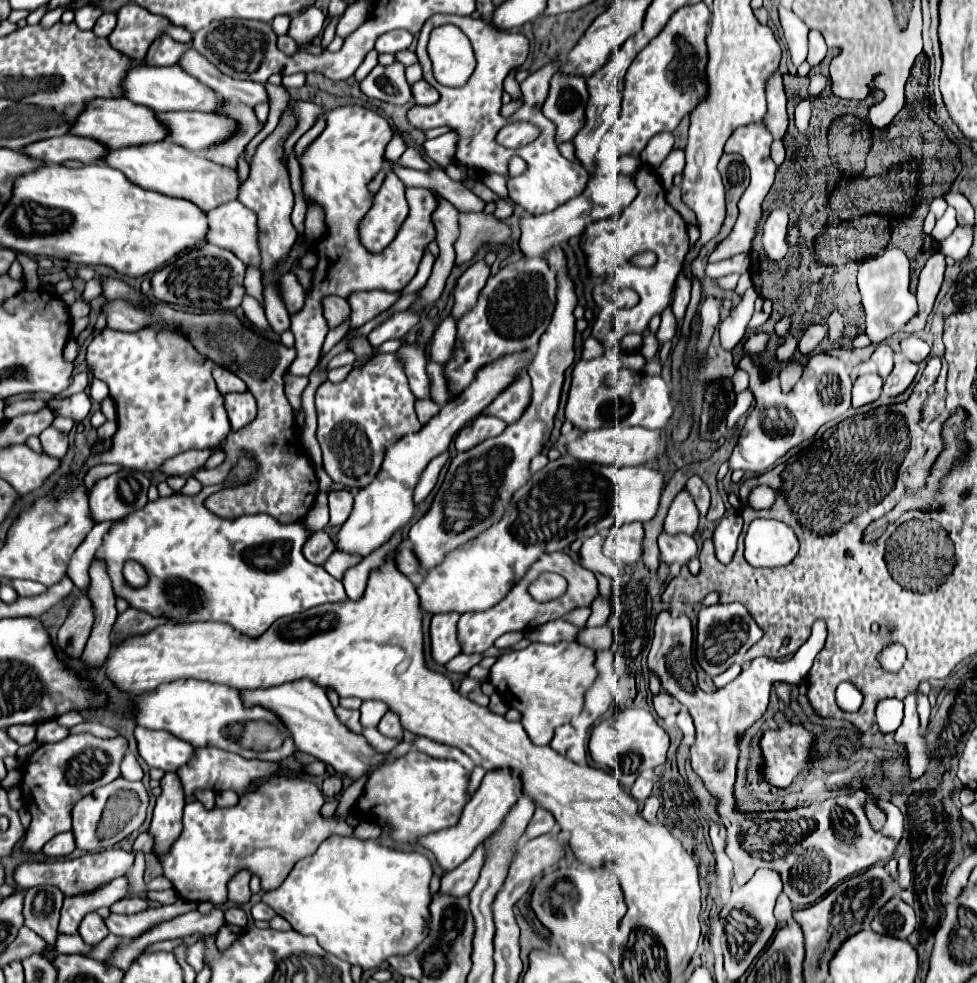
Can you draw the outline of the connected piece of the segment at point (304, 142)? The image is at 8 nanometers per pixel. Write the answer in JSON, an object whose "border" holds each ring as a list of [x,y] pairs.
{"border":[[[318,118],[318,122],[316,122],[316,124],[314,124],[314,126],[312,126],[312,128],[310,128],[310,130],[296,142],[296,146],[294,146],[296,154],[302,154],[304,148],[306,148],[306,146],[308,146],[308,144],[310,144],[322,130],[324,130],[324,118]]]}

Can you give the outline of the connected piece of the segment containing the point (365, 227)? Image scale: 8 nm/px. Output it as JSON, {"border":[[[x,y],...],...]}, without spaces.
{"border":[[[384,178],[384,184],[374,198],[374,206],[360,224],[362,244],[372,252],[380,252],[394,240],[398,226],[406,216],[408,204],[404,200],[404,184],[400,178]]]}

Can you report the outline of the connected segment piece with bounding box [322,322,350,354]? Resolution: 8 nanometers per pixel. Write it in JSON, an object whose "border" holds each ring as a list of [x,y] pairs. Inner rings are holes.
{"border":[[[348,322],[342,324],[342,326],[334,328],[334,330],[329,330],[328,336],[326,336],[326,340],[324,340],[324,346],[322,346],[322,354],[328,354],[328,352],[342,340],[344,334],[346,334],[346,330],[350,330]]]}

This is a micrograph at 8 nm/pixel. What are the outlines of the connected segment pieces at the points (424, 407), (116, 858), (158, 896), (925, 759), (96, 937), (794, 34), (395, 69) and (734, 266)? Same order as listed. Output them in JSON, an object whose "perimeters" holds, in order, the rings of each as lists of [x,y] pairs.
{"perimeters":[[[[416,400],[416,414],[418,414],[418,420],[420,420],[422,424],[426,424],[438,410],[440,410],[440,406],[438,406],[436,402]]],[[[104,850],[104,852],[94,852],[94,854],[84,854],[76,860],[58,860],[58,862],[22,862],[20,866],[14,868],[14,882],[16,886],[28,890],[32,886],[40,886],[40,884],[52,884],[58,886],[64,896],[74,896],[74,894],[82,894],[82,892],[92,892],[96,890],[100,884],[114,880],[118,876],[124,876],[130,866],[132,866],[134,858],[130,852],[126,850]]],[[[164,890],[164,892],[146,892],[146,898],[148,898],[148,900],[156,900],[156,902],[160,902],[160,904],[172,904],[172,902],[178,898],[178,894],[176,894],[174,890]]],[[[928,682],[918,684],[916,690],[912,690],[904,698],[904,720],[900,728],[894,734],[894,740],[902,744],[908,756],[908,766],[910,766],[910,778],[918,780],[928,772],[930,766],[930,754],[928,754],[928,744],[926,738],[920,734],[920,720],[918,720],[918,710],[916,710],[916,700],[920,694],[930,694],[931,686]]],[[[92,912],[92,914],[84,916],[84,920],[80,922],[78,934],[82,936],[82,940],[86,944],[98,944],[108,936],[108,928],[104,924],[104,918],[98,916],[96,912]]],[[[780,6],[780,24],[784,28],[784,40],[788,44],[794,66],[806,62],[808,56],[808,26],[790,10]]],[[[394,62],[390,66],[376,66],[362,82],[360,88],[366,96],[390,102],[390,104],[406,104],[412,100],[410,84],[404,78],[404,64]]],[[[736,254],[728,260],[722,260],[722,262],[708,262],[706,266],[706,276],[708,278],[722,278],[722,276],[728,276],[728,274],[746,274],[750,270],[750,258],[748,254]]]]}

